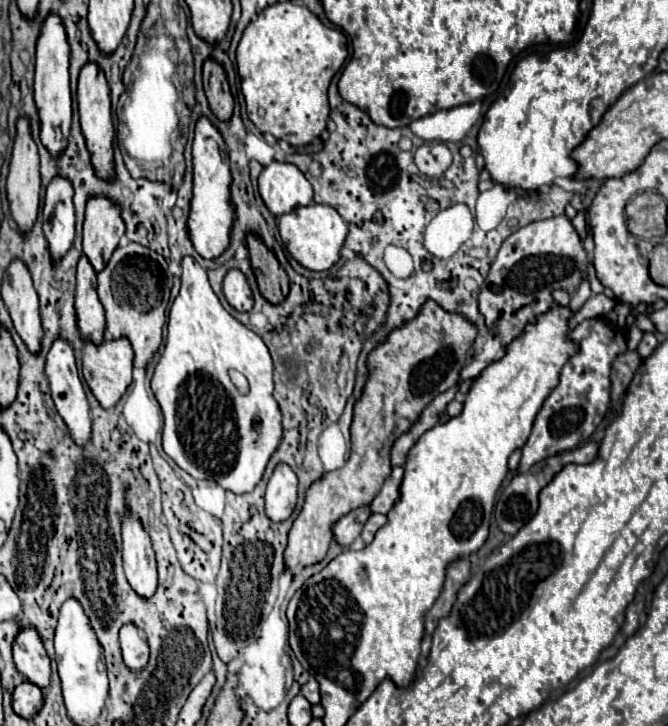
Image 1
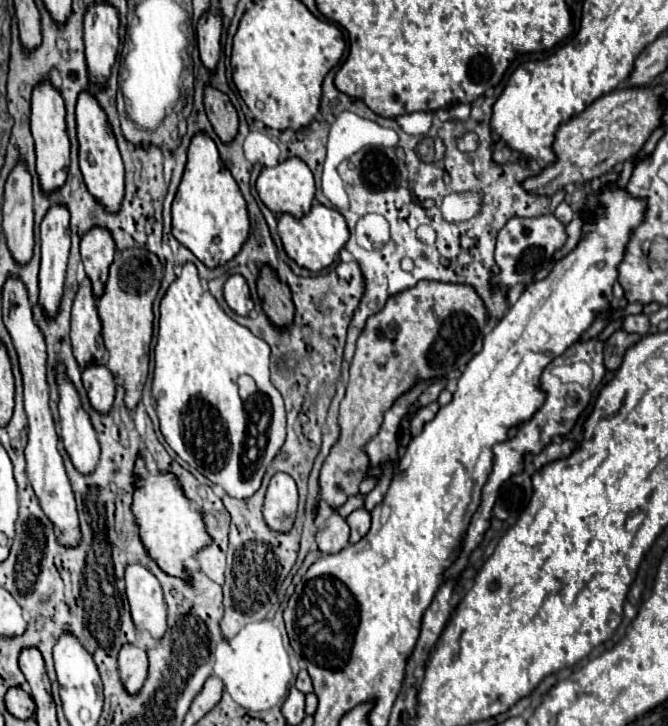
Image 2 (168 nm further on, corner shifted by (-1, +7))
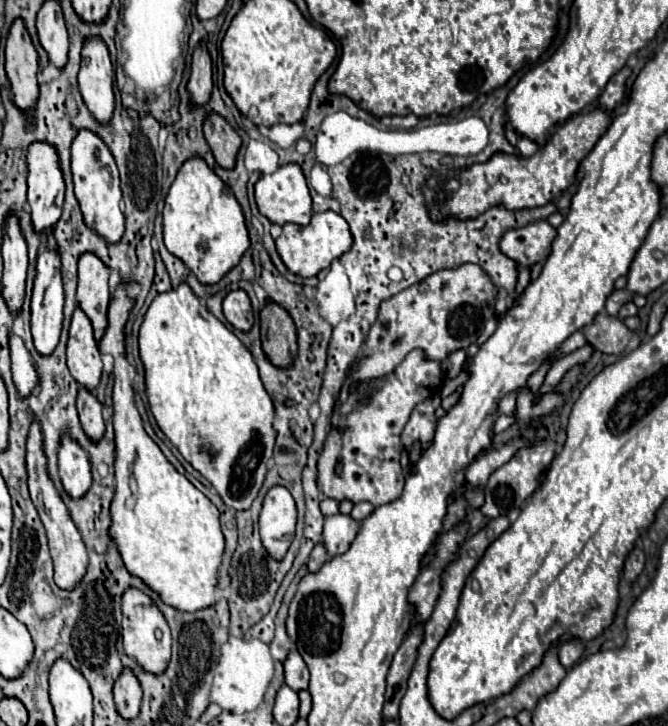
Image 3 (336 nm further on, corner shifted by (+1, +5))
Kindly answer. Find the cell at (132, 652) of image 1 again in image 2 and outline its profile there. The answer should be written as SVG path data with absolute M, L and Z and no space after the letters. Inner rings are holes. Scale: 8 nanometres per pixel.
M123 645L119 651L119 675L125 691L137 695L147 677L147 653L135 645Z

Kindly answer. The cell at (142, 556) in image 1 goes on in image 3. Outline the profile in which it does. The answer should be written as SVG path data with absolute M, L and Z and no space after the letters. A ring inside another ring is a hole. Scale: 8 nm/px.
M135 587L123 593L123 647L129 657L135 657L137 663L151 673L165 671L171 657L171 631L163 613L147 593Z

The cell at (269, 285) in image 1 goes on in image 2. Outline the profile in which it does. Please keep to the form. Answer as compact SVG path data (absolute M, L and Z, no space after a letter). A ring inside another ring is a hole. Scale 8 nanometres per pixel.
M263 267L257 281L257 291L259 291L261 307L267 313L267 319L275 327L287 329L293 323L293 315L295 315L289 287L279 283L279 279L275 279L275 273L269 267Z

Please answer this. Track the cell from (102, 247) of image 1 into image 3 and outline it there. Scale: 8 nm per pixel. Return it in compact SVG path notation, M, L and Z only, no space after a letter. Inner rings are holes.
M83 253L79 257L77 301L85 315L91 319L95 339L99 341L107 327L109 267L95 253Z

